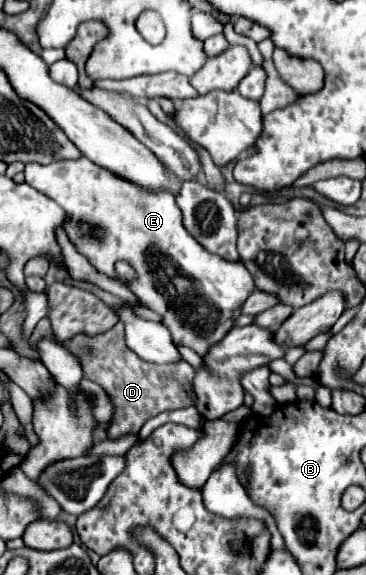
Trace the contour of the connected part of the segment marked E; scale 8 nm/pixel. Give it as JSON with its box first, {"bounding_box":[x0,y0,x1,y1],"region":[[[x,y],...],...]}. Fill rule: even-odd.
{"bounding_box":[24,156,254,356],"region":[[[86,156],[80,160],[60,160],[48,166],[28,164],[24,182],[50,196],[68,214],[68,238],[90,260],[90,264],[108,276],[114,274],[116,260],[128,260],[138,272],[138,280],[128,288],[150,310],[164,316],[174,344],[184,344],[200,356],[233,327],[242,304],[254,291],[254,280],[242,262],[230,262],[210,254],[182,226],[180,208],[168,192],[152,196],[126,180],[114,178],[112,172],[92,164]],[[78,222],[104,230],[102,238],[80,230]]]}

